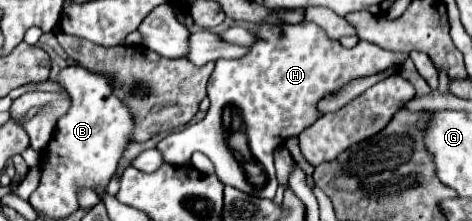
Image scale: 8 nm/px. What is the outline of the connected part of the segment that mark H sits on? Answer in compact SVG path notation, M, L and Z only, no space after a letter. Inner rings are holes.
M263 23L255 35L258 37L256 59L252 53L242 59L218 59L208 81L210 109L206 117L196 125L170 133L158 143L158 149L170 165L182 165L194 151L202 151L214 163L216 175L224 185L232 185L248 195L274 199L278 181L272 151L282 145L288 135L304 131L320 117L316 111L318 99L356 77L400 65L406 55L396 55L370 41L360 41L356 47L346 49L338 41L326 37L326 33L314 23ZM226 107L236 107L240 111L250 157L238 159L228 145L228 135L222 125Z

